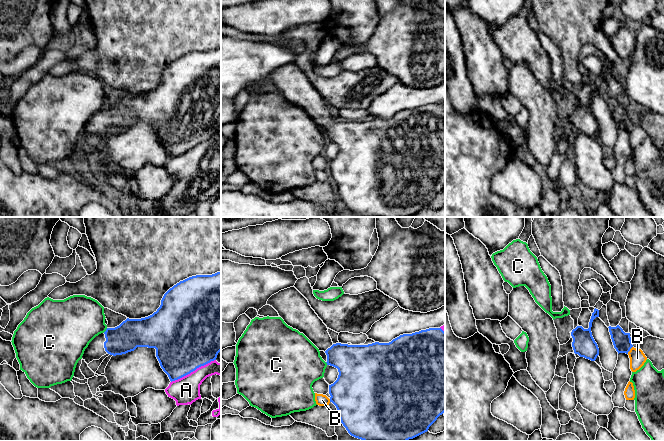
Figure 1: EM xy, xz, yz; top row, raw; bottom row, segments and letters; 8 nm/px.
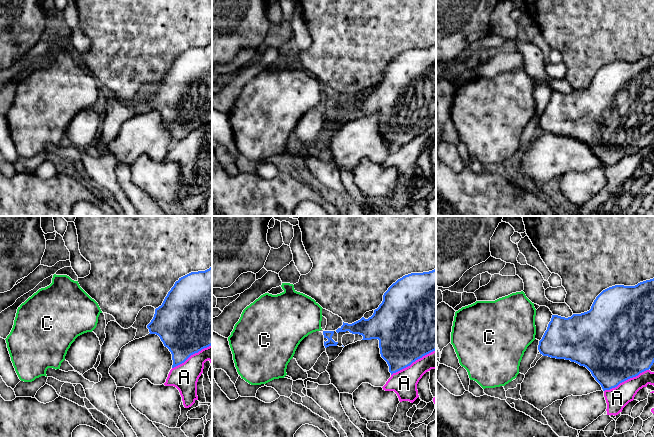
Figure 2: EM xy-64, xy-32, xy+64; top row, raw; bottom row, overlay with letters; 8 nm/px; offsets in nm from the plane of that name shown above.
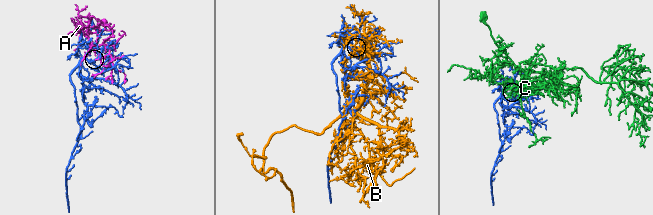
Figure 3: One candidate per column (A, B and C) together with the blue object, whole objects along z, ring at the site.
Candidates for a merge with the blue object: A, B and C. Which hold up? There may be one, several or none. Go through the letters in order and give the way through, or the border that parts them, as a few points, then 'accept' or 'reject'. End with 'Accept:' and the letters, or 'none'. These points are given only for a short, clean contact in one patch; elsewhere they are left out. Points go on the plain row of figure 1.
A: reject
B: reject
C: reject
Accept: none

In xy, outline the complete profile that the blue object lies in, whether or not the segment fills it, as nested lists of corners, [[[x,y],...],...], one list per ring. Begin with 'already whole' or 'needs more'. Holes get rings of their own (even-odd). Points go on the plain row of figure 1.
needs more; [[[221,48],[180,57],[164,70],[156,88],[141,95],[127,94],[119,102],[107,104],[89,119],[82,135],[89,140],[107,129],[122,131],[137,123],[156,125],[160,142],[171,158],[216,136],[221,127]]]

